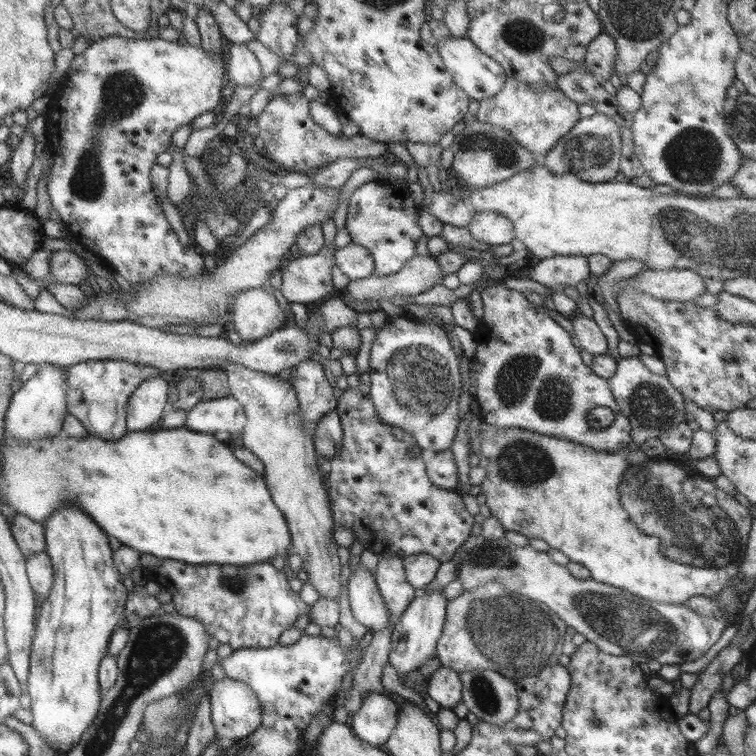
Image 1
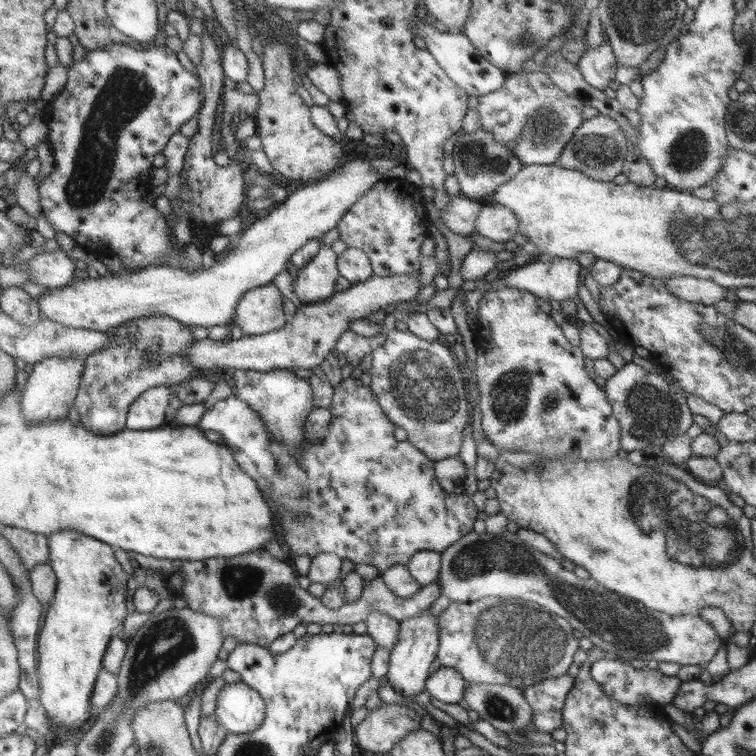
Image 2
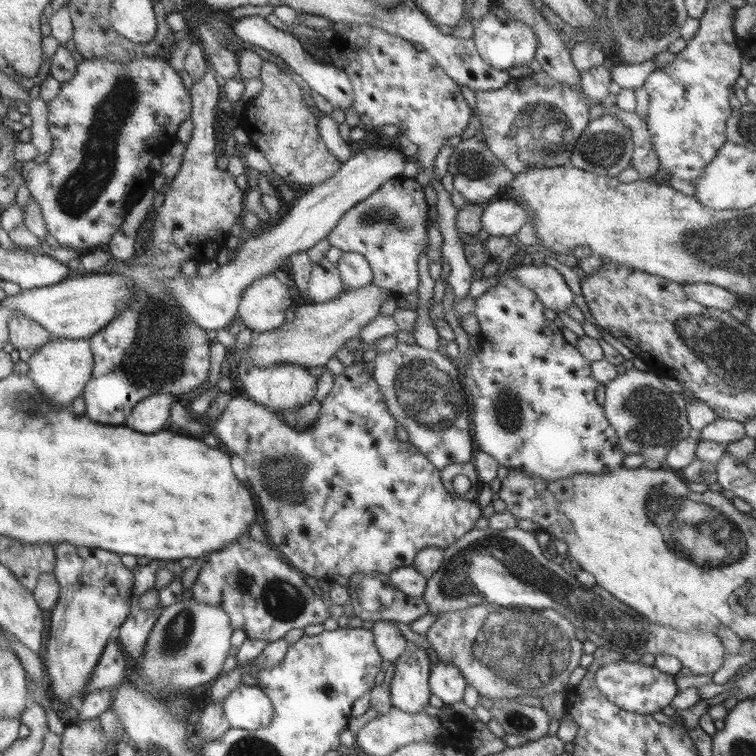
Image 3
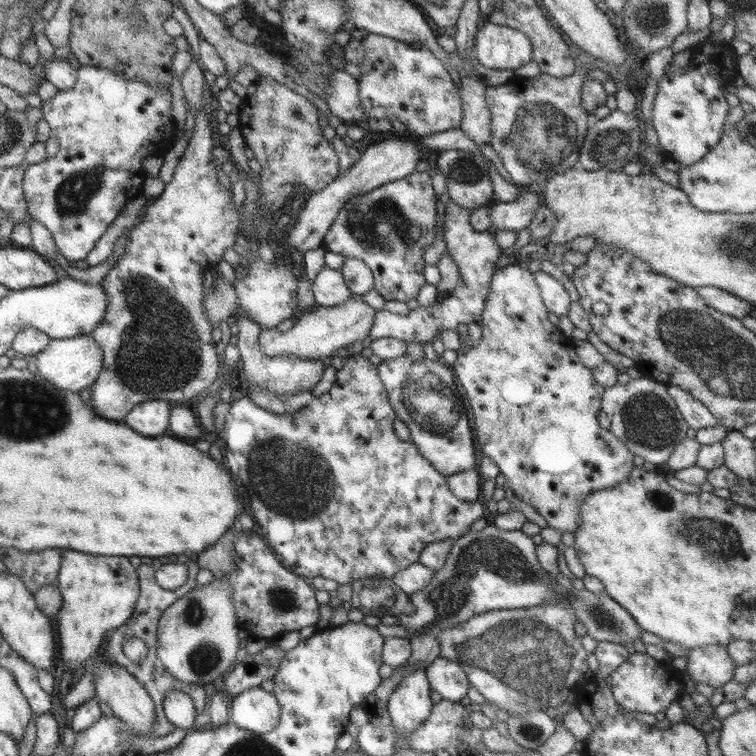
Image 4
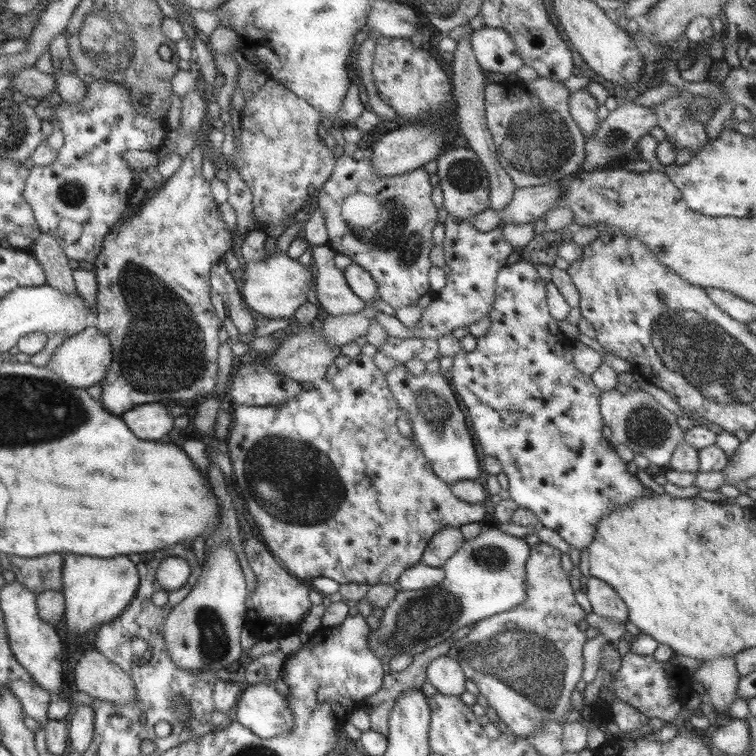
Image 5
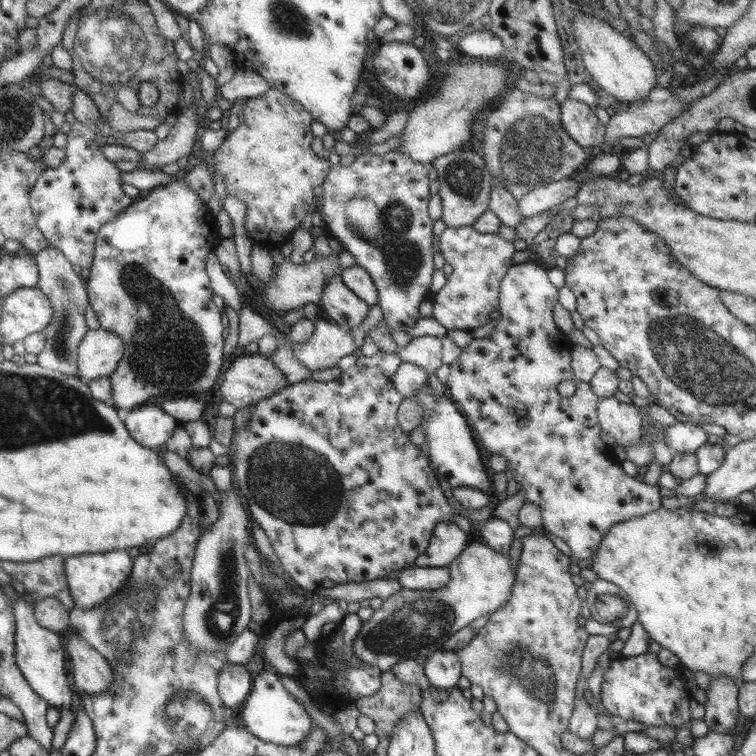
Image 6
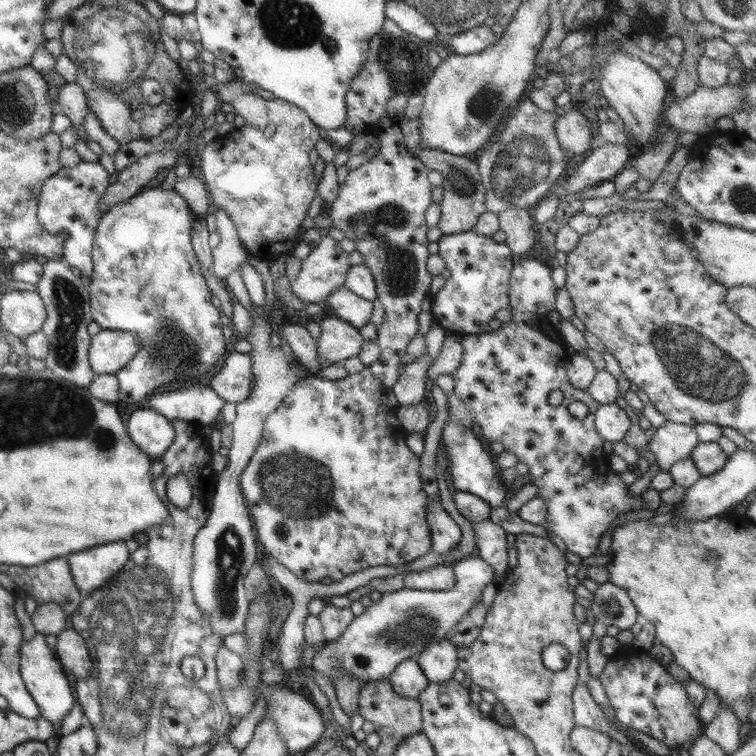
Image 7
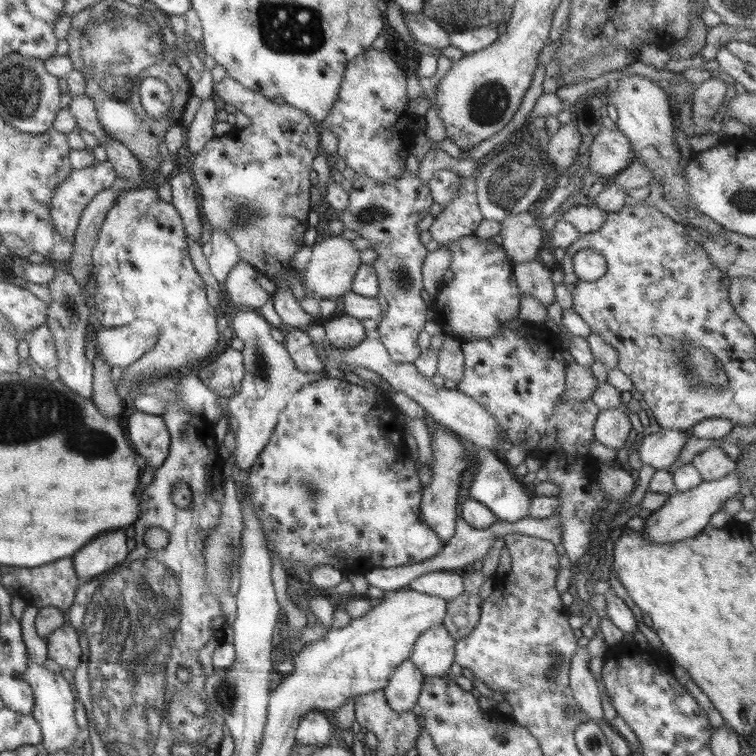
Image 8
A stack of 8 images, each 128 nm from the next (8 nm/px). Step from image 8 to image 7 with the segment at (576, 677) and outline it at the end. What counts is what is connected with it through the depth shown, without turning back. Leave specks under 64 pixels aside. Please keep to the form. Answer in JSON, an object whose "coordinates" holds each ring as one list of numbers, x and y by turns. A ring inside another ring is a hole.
{"coordinates":[[579,680,572,688,572,710,575,725,597,730,597,732,606,734,610,739,618,741,619,744,631,745,631,739,626,733,608,727,608,721,601,708,591,697,585,683]]}

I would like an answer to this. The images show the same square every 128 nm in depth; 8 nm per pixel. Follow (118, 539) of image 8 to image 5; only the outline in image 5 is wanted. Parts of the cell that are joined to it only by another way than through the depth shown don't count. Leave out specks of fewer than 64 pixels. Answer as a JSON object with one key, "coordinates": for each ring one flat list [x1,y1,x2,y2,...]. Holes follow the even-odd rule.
{"coordinates":[[62,554,62,595,64,596,64,618,69,634,75,638,83,638,89,628,108,623,113,620,125,605,134,597,135,589,140,582,139,571,127,555,115,555,112,558,96,558,80,554]]}

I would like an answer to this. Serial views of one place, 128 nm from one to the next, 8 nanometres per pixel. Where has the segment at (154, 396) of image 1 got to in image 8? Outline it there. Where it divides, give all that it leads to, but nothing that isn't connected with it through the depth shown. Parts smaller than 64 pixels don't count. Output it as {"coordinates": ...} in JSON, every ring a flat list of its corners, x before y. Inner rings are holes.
{"coordinates":[[136,410,127,418,127,439,135,453,144,458,146,469,154,470,167,456,170,437,162,416]]}

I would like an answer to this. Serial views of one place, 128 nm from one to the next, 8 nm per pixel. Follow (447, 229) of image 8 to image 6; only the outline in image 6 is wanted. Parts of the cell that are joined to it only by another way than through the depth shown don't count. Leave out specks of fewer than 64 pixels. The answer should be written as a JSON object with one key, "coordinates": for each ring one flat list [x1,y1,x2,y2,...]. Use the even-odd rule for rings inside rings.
{"coordinates":[[457,150,434,158,432,167,437,171,438,195,442,204,441,220,445,226,457,228,472,225,487,209,492,178,485,170,483,157,475,151]]}

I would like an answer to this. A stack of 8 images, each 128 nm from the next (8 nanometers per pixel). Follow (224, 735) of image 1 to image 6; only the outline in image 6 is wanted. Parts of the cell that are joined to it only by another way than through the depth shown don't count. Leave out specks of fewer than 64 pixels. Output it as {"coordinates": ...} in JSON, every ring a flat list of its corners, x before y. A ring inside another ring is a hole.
{"coordinates":[[268,667,253,678,251,690,236,713,240,714,248,731,254,737,279,746,297,746,305,740,314,724,303,705,297,703,297,700,283,688,277,679,277,674]]}

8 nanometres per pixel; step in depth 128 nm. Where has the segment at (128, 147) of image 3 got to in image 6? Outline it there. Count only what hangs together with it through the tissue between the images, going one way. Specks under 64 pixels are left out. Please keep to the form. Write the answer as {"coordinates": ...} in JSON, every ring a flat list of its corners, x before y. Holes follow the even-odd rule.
{"coordinates":[[107,115,100,116,98,124,94,126,85,126,83,122,73,121,69,132,66,134,66,157,58,167,47,167,35,179,34,185,29,191,30,207,36,222,36,227,41,231,45,240,51,247,55,247,65,258,75,266,80,268,90,268,92,263,93,248,96,232,105,222,112,221,117,213,124,211,133,199,121,191,121,180,119,177,120,170,107,160,100,151,98,139,100,136,113,136,116,142,121,141,124,145,137,150,139,153,151,150,153,145,158,141,155,131,136,130,127,134,118,134,113,130,106,121]]}

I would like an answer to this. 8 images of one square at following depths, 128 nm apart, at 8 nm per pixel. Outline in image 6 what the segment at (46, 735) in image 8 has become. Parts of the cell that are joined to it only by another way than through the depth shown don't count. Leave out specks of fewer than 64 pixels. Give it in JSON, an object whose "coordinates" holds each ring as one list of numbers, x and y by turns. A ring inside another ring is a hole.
{"coordinates":[[24,594,18,595,20,597,17,600,11,599,16,626,14,659,17,668,31,690,41,700,44,700,49,707,69,708,71,706,71,686,67,682,67,672,65,672,65,664,63,664,65,662,65,652,63,652,59,634,37,624,34,617,34,605,27,604,24,601]]}

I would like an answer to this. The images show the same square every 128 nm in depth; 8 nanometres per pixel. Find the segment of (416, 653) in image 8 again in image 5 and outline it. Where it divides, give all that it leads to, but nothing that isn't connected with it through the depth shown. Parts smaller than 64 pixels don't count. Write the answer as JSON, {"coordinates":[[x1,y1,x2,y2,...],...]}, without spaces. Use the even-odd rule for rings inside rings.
{"coordinates":[[438,656,426,667,426,682,441,694,459,697,465,691,465,680,459,663,450,656]]}

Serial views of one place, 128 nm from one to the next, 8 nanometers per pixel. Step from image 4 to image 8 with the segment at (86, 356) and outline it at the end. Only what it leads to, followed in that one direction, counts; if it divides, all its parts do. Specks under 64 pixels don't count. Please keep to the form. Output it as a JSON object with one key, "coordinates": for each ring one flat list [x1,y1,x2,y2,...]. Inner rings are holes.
{"coordinates":[[143,319,119,328,101,328,96,332,97,350,109,368,129,367,155,349,157,325]]}

